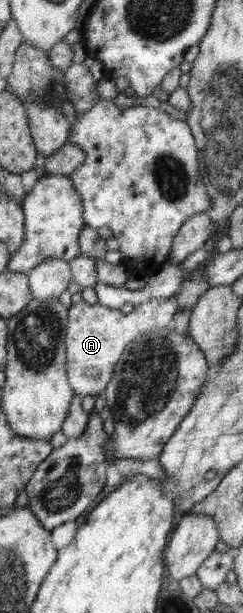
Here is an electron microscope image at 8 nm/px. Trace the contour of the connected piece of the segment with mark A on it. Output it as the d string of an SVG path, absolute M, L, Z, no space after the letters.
M174 296L169 299L151 300L134 305L133 311L123 314L120 310L109 309L99 303L90 305L84 300L72 304L68 309L68 325L64 342L66 345L66 372L68 382L75 394L99 395L105 391L111 379L115 364L129 342L139 334L147 334L155 329L175 330L173 316L178 303Z

